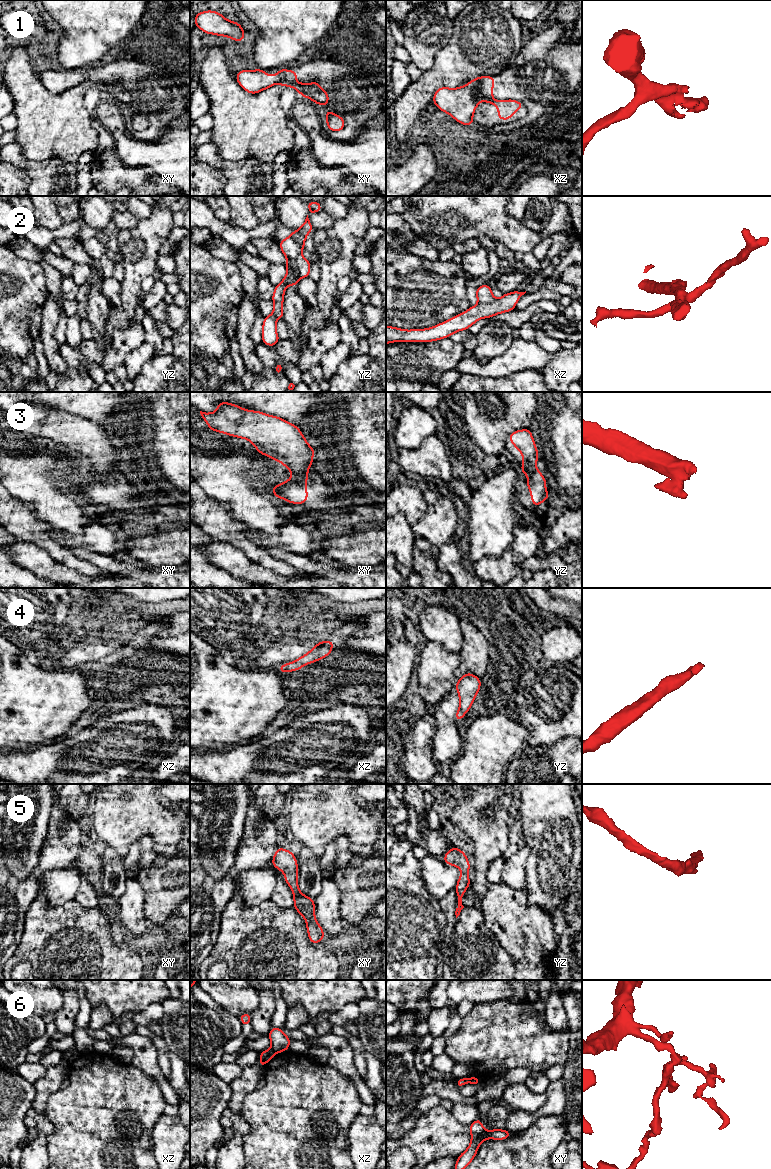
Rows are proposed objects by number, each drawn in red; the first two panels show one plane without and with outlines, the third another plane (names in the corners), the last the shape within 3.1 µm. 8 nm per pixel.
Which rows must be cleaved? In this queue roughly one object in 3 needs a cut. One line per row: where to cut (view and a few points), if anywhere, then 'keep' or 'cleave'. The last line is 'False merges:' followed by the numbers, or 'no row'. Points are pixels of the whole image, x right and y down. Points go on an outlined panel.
1: cut none; keep
2: cut yz (300, 254), (296, 258), (296, 267), (300, 276); cleave
3: cut xy (307, 467), (302, 472), (292, 473); cleave
4: cut none; keep
5: cut none; keep
6: cut xy (469, 1078), (470, 1082); cleave
False merges: 2, 3, 6

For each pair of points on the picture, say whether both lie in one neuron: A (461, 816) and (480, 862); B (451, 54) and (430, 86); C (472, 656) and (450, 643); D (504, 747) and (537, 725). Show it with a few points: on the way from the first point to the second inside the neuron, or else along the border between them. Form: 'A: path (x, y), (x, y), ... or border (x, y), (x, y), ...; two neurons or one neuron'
A: path (472, 827), (480, 835), (480, 851); one neuron
B: path (451, 62), (436, 78); one neuron
C: border (460, 626), (462, 647), (458, 653); two neurons
D: border (518, 720), (528, 730), (526, 742); two neurons

